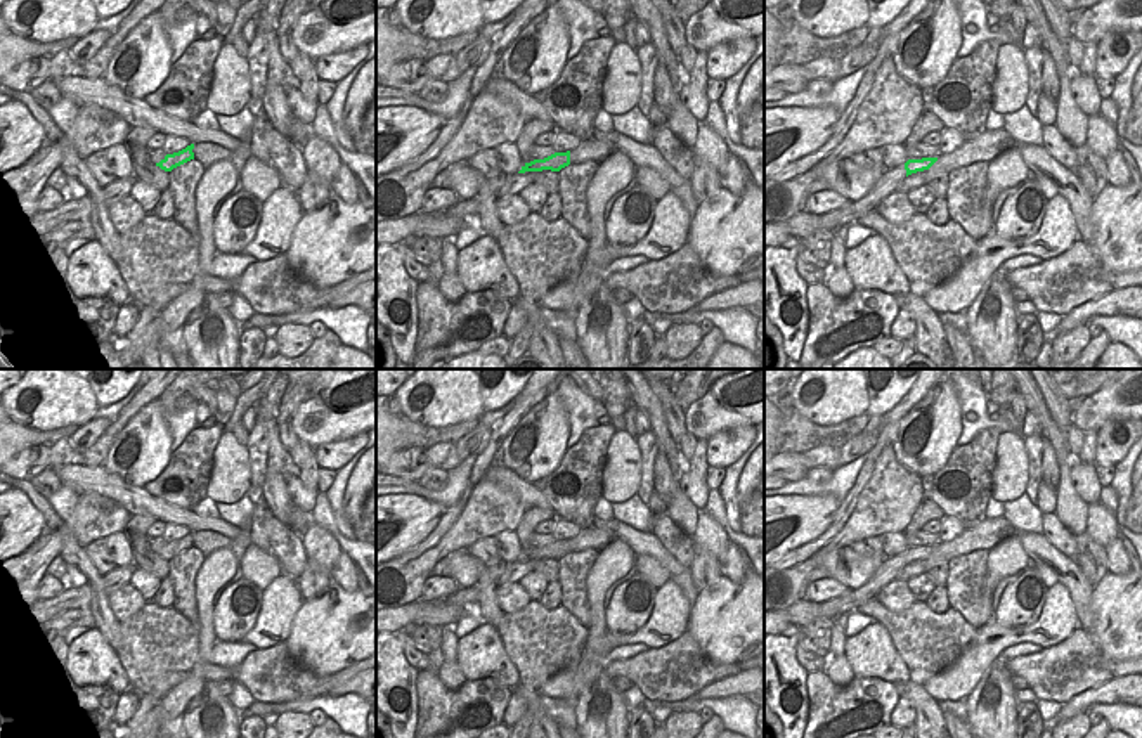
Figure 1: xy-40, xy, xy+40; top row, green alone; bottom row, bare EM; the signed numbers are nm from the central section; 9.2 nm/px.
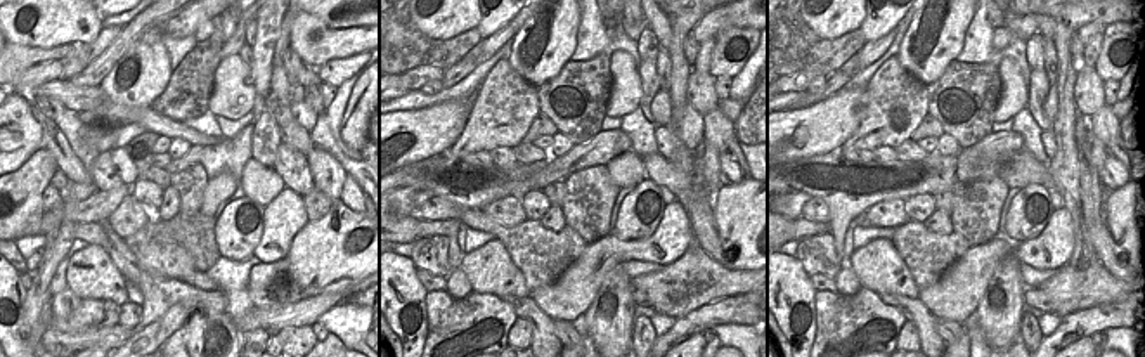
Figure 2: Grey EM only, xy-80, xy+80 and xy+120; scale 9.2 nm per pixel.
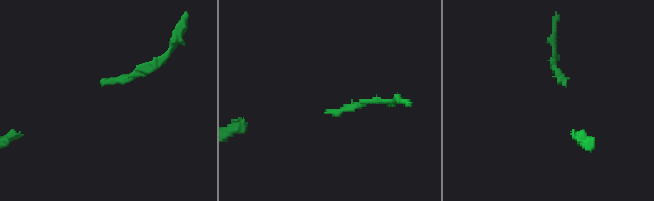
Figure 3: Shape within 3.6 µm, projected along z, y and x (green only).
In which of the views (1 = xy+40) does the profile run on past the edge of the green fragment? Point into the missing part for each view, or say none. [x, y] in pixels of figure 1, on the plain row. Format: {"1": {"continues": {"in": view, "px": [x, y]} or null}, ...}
{"1": {"continues": null}}

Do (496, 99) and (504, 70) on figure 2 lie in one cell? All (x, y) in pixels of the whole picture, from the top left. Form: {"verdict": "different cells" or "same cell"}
{"verdict": "same cell"}

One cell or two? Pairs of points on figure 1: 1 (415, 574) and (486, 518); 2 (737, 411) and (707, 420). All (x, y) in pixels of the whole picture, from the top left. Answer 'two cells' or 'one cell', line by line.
1: one cell
2: one cell

